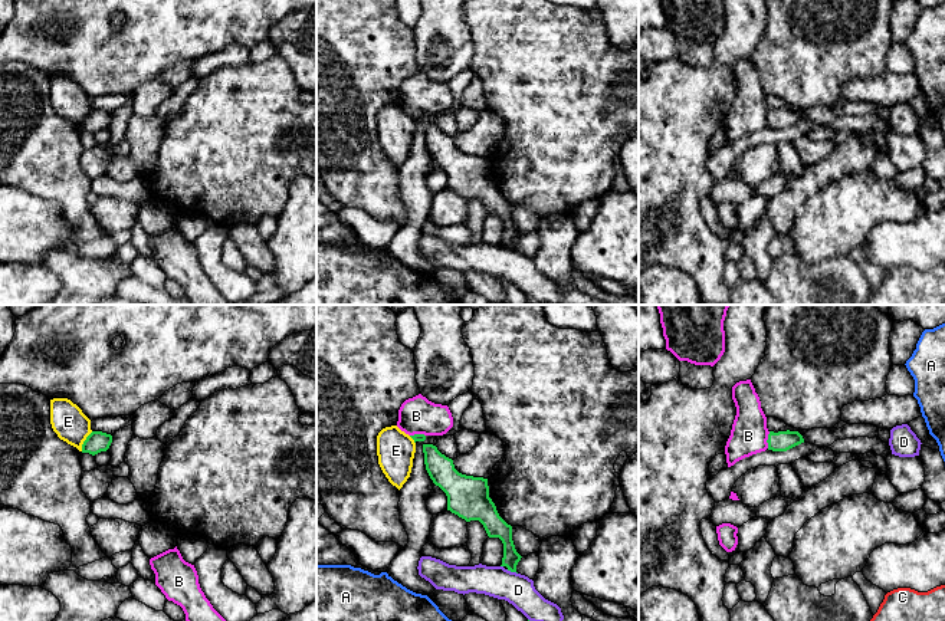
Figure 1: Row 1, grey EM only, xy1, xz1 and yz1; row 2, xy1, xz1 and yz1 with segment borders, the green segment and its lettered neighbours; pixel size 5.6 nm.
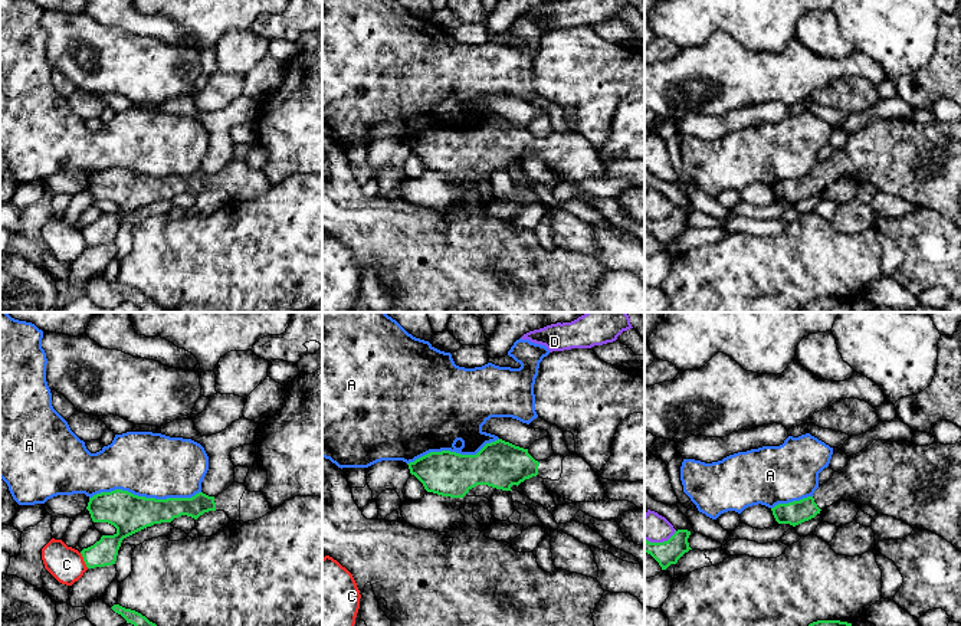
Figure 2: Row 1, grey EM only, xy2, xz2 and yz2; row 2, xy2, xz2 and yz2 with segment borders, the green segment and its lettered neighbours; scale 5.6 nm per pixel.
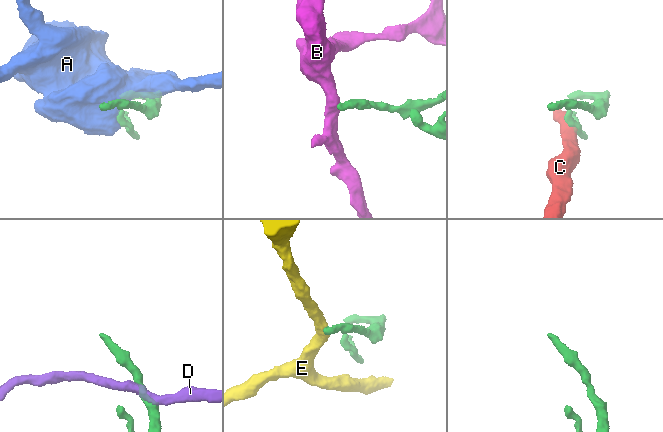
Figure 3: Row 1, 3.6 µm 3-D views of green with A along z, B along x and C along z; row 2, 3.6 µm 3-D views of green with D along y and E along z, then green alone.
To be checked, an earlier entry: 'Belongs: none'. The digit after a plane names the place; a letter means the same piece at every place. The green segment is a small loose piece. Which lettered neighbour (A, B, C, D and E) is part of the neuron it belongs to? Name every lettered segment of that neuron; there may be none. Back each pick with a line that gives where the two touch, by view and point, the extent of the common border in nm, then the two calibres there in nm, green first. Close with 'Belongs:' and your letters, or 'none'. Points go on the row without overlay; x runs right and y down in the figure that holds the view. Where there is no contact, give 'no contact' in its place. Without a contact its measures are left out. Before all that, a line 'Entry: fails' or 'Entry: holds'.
Entry: holds
Belongs: none

